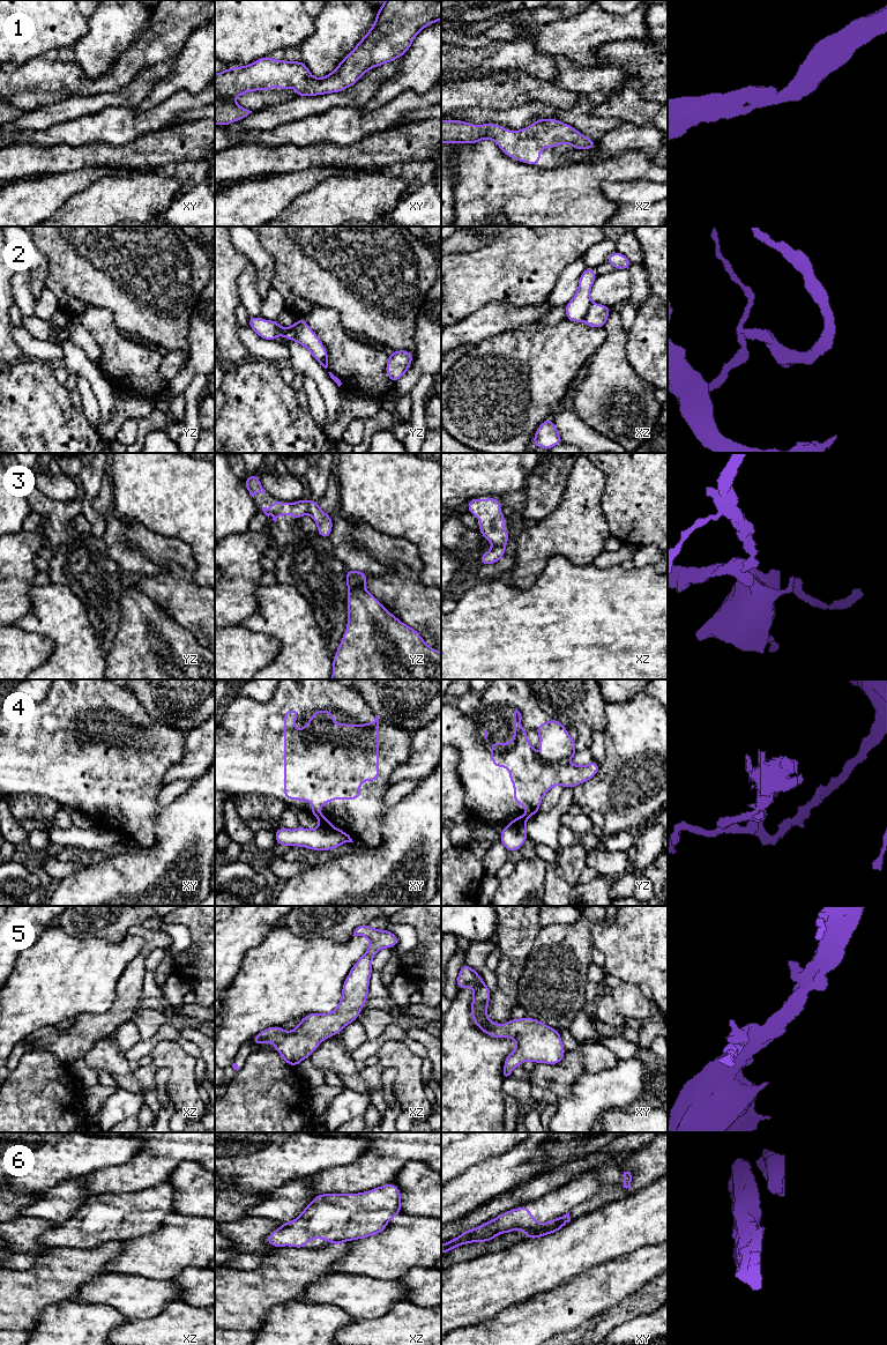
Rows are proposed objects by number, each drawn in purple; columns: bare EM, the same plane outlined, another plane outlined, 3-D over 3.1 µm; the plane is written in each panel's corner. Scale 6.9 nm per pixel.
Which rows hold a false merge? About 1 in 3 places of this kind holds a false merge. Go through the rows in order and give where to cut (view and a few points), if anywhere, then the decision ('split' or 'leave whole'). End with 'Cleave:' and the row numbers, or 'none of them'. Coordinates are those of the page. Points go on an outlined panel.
1: no cut | leave whole
2: xz (593, 303), (583, 320) | split
3: yz (310, 503), (307, 512) | split
4: yz (523, 823), (513, 825) | split
5: no cut | leave whole
6: xy (563, 1225), (546, 1228) | split
Cleave: 2, 3, 4, 6

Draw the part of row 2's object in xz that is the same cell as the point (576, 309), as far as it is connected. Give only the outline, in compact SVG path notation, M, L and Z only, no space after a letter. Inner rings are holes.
M586 267L580 276L579 288L575 296L565 305L566 319L573 322L584 321L584 317L590 307L590 289L595 282L596 272L594 268Z

